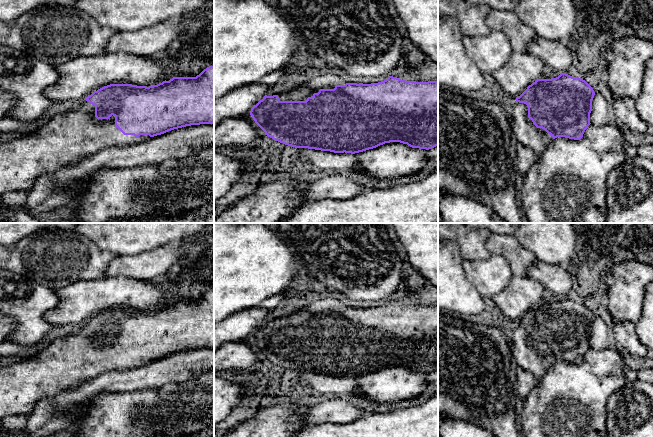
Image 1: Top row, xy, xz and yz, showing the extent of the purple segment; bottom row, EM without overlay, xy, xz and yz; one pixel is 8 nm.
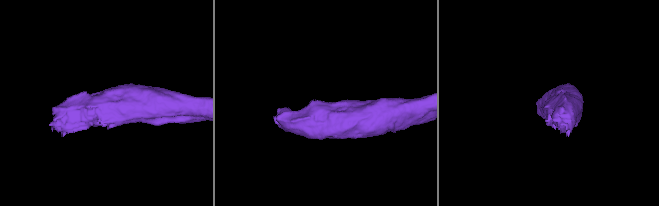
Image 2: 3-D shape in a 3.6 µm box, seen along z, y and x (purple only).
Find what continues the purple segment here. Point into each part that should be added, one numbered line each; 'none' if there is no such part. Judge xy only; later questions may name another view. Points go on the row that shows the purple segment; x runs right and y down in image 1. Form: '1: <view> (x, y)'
1: xy (63, 140)

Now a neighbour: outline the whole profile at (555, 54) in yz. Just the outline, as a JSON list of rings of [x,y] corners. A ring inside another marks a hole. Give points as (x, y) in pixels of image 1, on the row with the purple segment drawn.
[[[536,36],[531,40],[527,52],[539,57],[545,65],[559,73],[566,73],[572,64],[571,51],[562,41]]]

